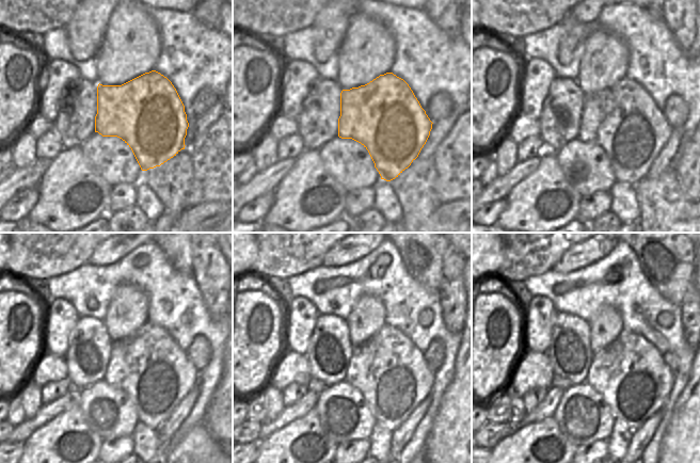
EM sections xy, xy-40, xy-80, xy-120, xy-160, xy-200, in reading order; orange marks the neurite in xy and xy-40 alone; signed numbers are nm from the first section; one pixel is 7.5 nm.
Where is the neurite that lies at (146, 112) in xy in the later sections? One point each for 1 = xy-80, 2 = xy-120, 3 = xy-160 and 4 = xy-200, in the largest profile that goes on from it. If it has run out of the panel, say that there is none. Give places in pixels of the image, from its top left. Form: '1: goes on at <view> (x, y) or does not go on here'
1: goes on at xy-80 (623, 120)
2: goes on at xy-120 (155, 373)
3: goes on at xy-160 (392, 373)
4: goes on at xy-200 (632, 377)

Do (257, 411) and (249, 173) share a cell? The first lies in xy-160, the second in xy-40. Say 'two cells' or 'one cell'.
one cell

